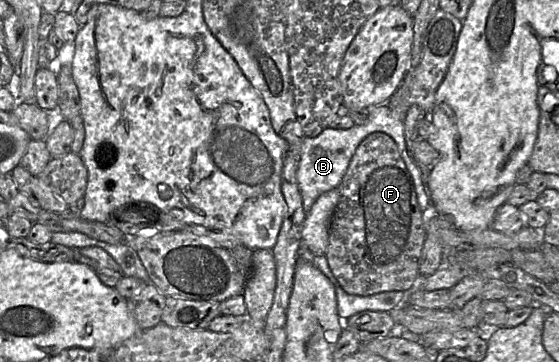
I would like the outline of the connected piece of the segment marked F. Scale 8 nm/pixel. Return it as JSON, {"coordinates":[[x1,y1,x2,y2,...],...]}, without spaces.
{"coordinates":[[384,132,369,134,357,147,338,188,340,199,331,219,325,256,340,286,348,294,358,296,411,291,420,274,427,231,425,214,420,209,414,181,395,141]]}

